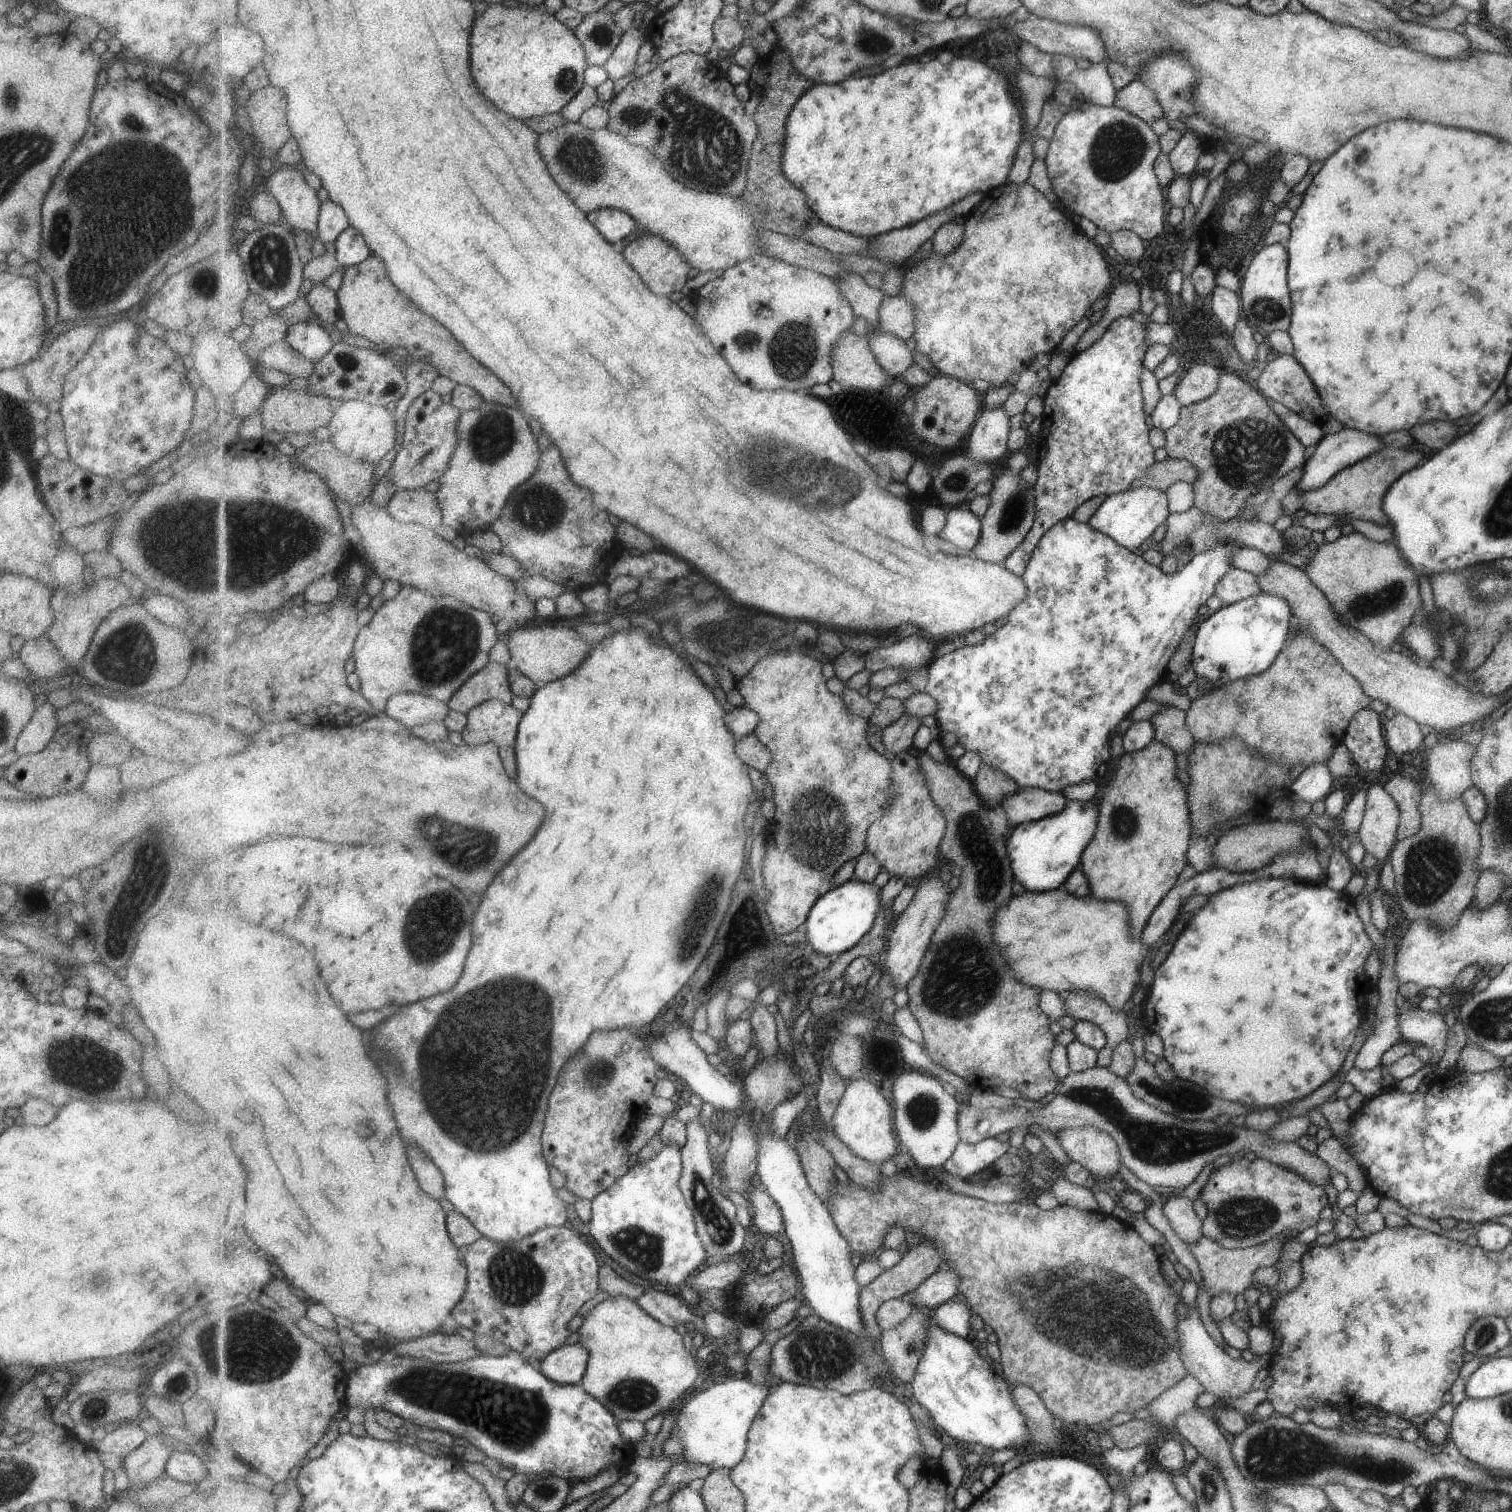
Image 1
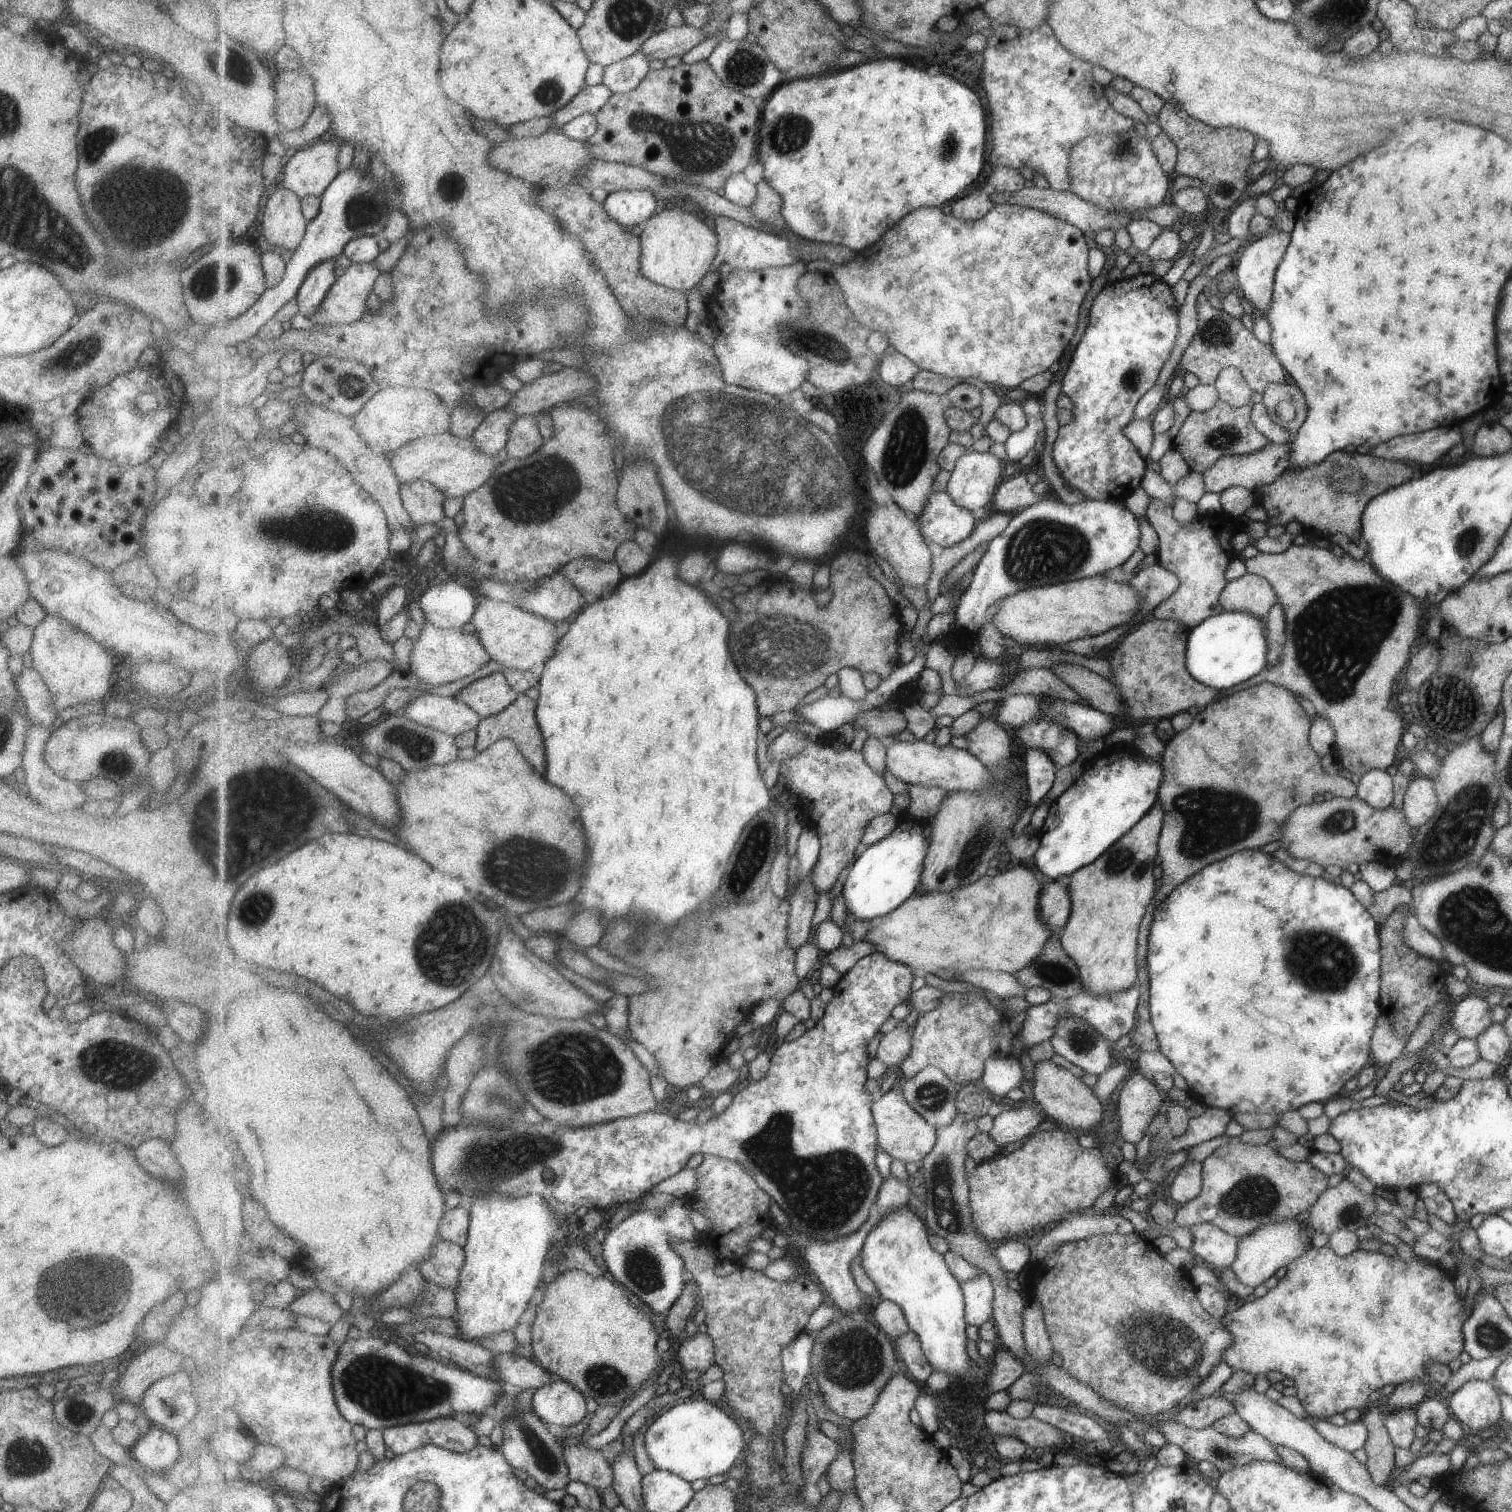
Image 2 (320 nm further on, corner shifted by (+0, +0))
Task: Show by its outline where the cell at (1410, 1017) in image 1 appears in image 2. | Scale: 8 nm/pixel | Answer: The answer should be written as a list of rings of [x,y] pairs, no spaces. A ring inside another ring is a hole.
[[[1480,997],[1455,999],[1449,1012],[1450,1027],[1462,1038],[1476,1039],[1492,1023],[1489,1009],[1489,1004]]]

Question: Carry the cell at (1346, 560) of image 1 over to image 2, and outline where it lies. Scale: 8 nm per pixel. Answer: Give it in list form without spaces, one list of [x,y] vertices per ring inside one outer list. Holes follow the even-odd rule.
[[[1291,543],[1280,553],[1262,553],[1258,551],[1255,556],[1245,559],[1244,567],[1247,573],[1260,576],[1268,580],[1269,584],[1272,585],[1276,593],[1276,600],[1283,609],[1285,642],[1282,648],[1282,656],[1276,665],[1272,667],[1265,666],[1256,675],[1249,677],[1247,680],[1239,682],[1239,684],[1235,684],[1235,686],[1223,689],[1223,691],[1217,695],[1217,699],[1229,696],[1229,694],[1242,690],[1243,688],[1259,684],[1261,681],[1272,682],[1275,685],[1281,685],[1283,688],[1289,688],[1291,692],[1294,692],[1295,696],[1301,695],[1303,698],[1310,700],[1316,710],[1316,714],[1325,717],[1334,728],[1335,743],[1333,744],[1333,753],[1330,759],[1334,759],[1340,763],[1339,770],[1347,770],[1349,774],[1355,774],[1355,776],[1359,777],[1372,769],[1385,771],[1385,768],[1393,762],[1393,756],[1395,756],[1395,750],[1397,750],[1397,744],[1399,744],[1401,732],[1403,732],[1403,722],[1401,722],[1399,714],[1391,708],[1391,706],[1395,706],[1395,702],[1391,700],[1391,682],[1393,682],[1393,678],[1401,672],[1401,668],[1406,666],[1405,662],[1407,662],[1407,658],[1409,658],[1411,642],[1413,642],[1413,638],[1415,638],[1415,634],[1417,634],[1419,612],[1423,612],[1423,610],[1419,610],[1419,606],[1417,606],[1419,601],[1414,596],[1411,596],[1398,586],[1391,584],[1388,580],[1379,576],[1371,563],[1368,564],[1362,559],[1357,561],[1347,556],[1347,554],[1335,557],[1330,549],[1324,549],[1323,547],[1309,545],[1307,543],[1304,545],[1295,545]]]

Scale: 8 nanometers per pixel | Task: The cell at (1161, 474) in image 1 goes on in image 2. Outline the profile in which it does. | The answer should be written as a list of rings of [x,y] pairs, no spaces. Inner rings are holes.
[[[1291,441],[1283,444],[1268,442],[1260,449],[1242,455],[1221,456],[1207,471],[1203,472],[1204,489],[1206,492],[1222,492],[1229,487],[1243,487],[1255,491],[1257,486],[1271,484],[1288,466]]]

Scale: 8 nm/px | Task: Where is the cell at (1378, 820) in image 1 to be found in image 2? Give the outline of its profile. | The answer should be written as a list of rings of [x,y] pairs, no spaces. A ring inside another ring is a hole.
[[[1372,769],[1359,777],[1356,795],[1374,809],[1391,805],[1391,778],[1386,771]]]

